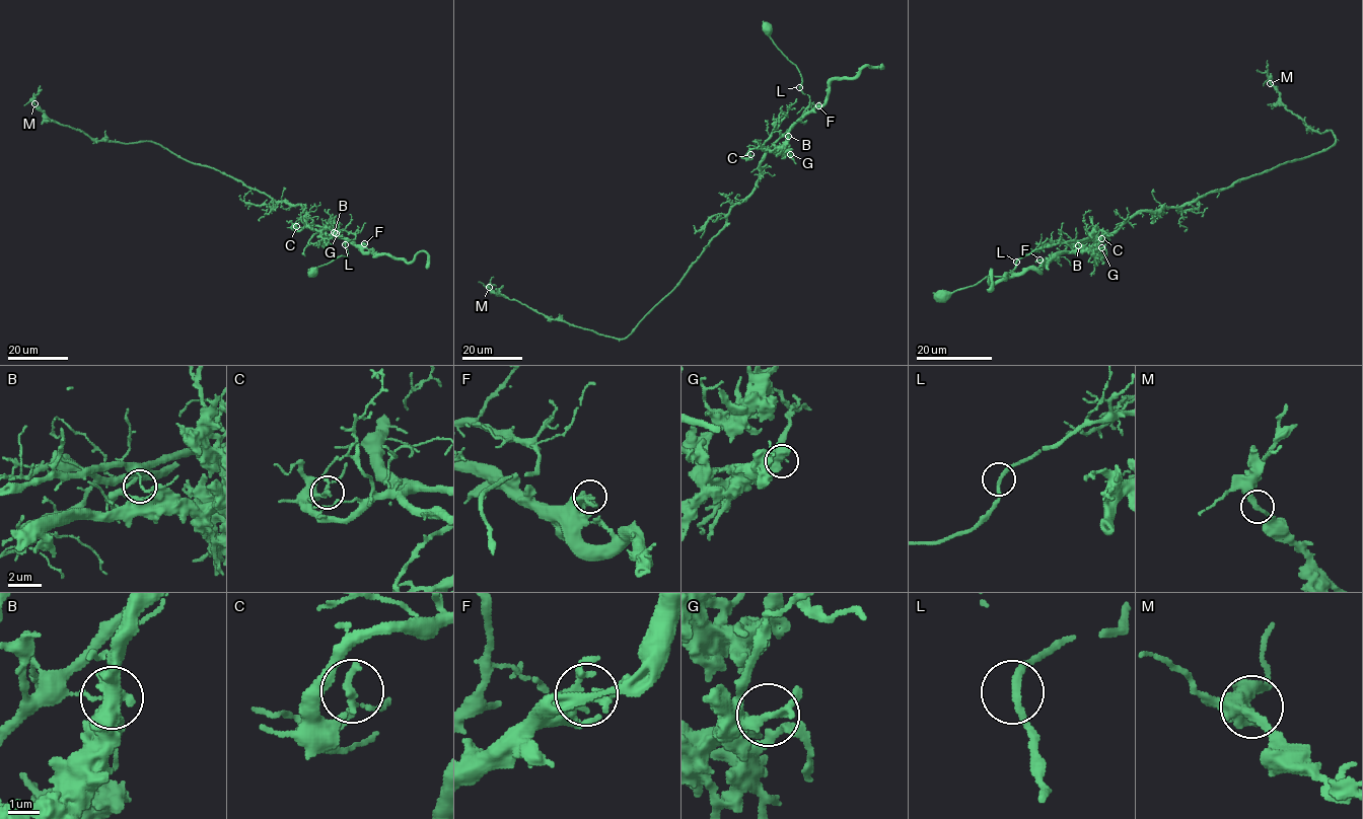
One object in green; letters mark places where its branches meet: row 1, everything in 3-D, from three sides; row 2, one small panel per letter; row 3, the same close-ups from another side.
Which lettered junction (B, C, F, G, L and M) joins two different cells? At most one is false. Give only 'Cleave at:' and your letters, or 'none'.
Cleave at: B

